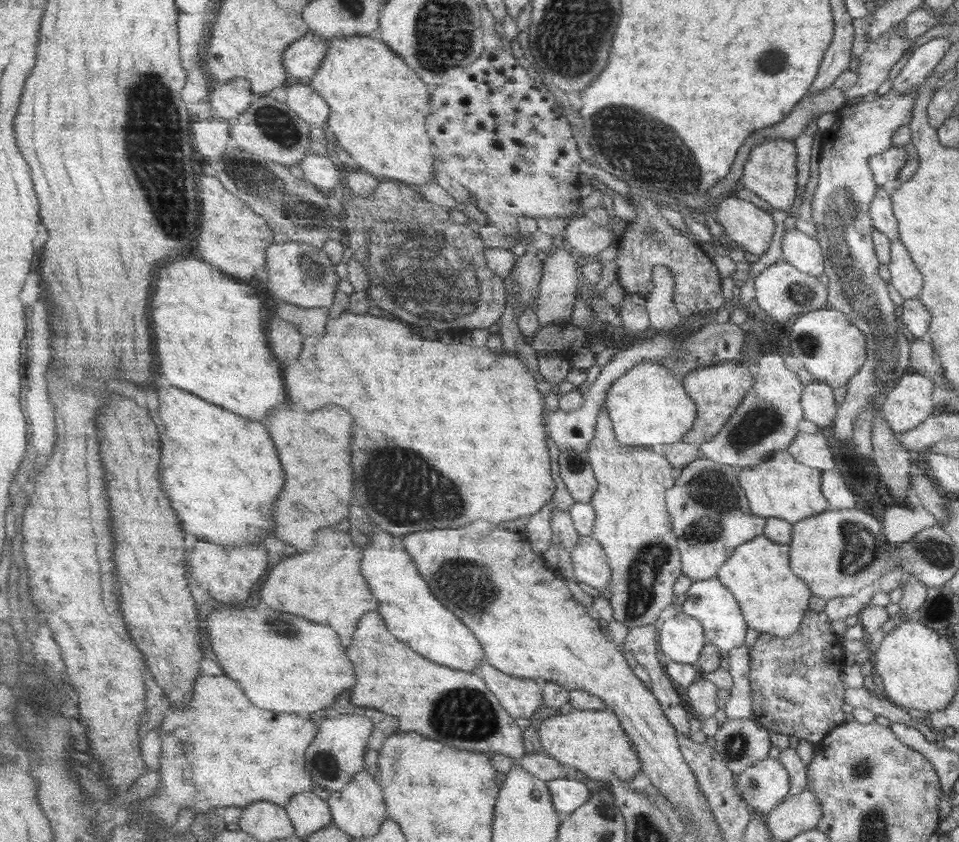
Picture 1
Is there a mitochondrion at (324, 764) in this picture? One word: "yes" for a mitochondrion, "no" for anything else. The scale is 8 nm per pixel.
yes

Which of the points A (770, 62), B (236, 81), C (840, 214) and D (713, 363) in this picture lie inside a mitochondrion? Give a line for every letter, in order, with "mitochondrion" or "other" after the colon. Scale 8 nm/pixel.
A: mitochondrion
B: other
C: mitochondrion
D: other

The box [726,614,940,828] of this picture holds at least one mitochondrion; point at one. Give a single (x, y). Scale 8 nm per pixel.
(863, 768)

